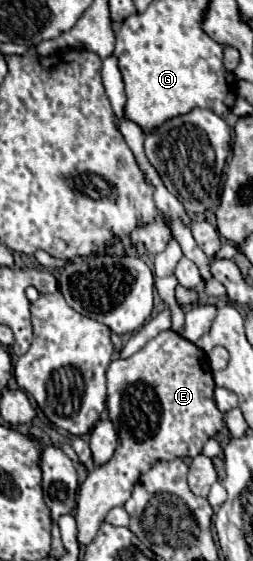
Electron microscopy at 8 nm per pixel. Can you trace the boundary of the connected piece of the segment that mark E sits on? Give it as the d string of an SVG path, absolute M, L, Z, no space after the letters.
M176 331L158 333L128 359L112 359L106 369L106 383L108 419L118 433L118 447L114 457L90 471L80 485L74 513L80 545L92 543L106 513L128 501L138 475L156 461L196 457L202 445L224 427L224 415L214 403L214 381L206 353Z

